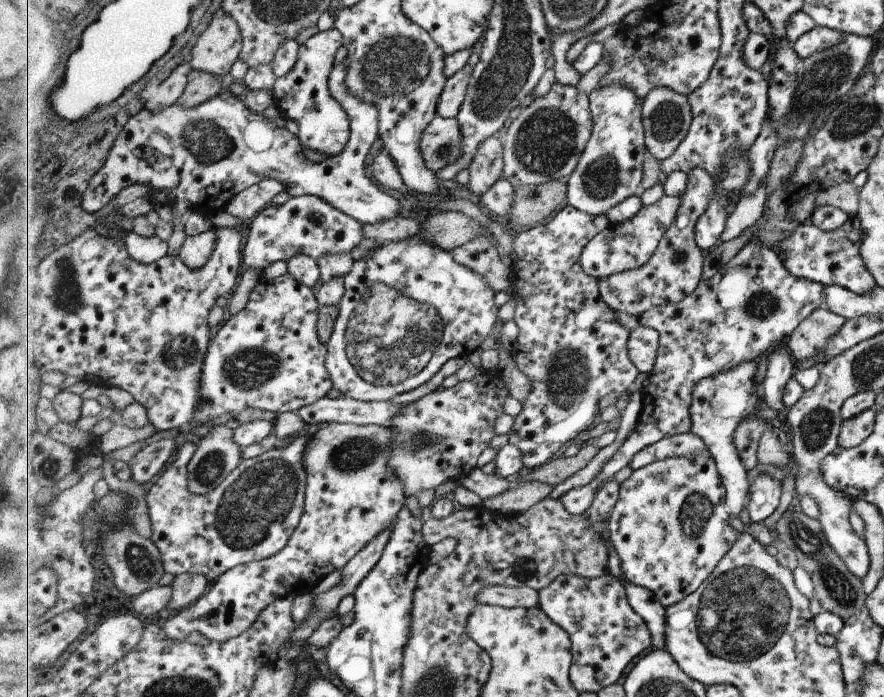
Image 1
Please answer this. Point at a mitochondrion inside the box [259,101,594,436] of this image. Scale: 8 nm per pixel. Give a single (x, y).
(392, 336)

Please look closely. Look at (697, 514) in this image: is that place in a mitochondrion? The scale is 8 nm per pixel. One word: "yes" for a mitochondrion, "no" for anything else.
yes

